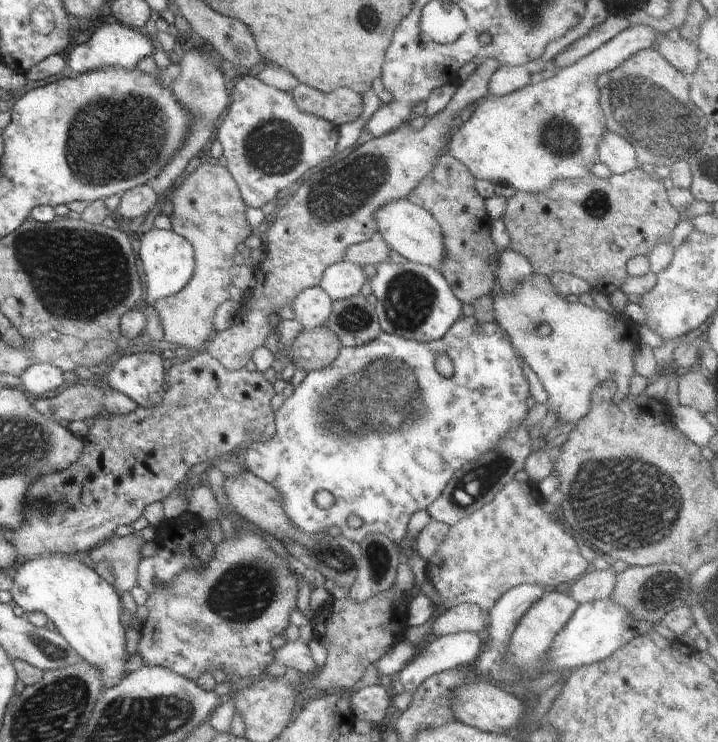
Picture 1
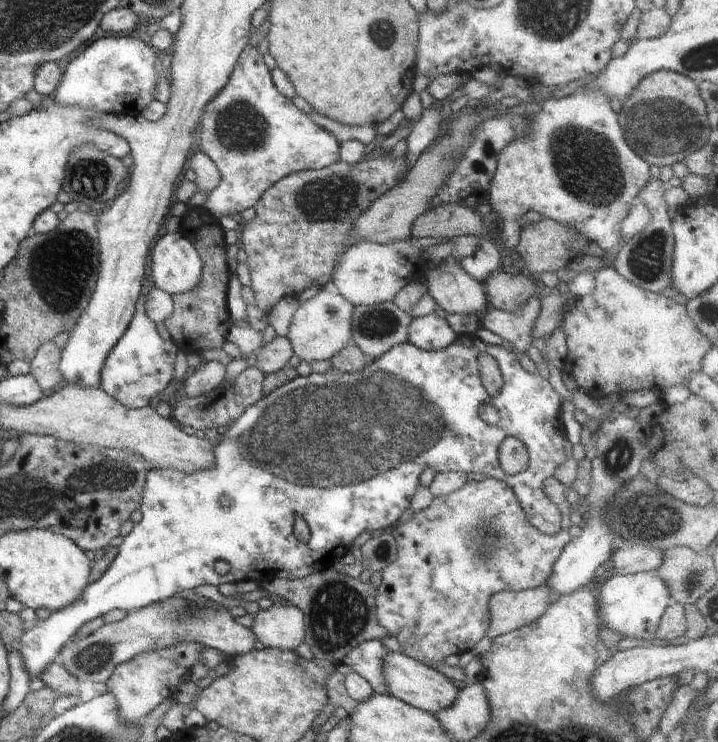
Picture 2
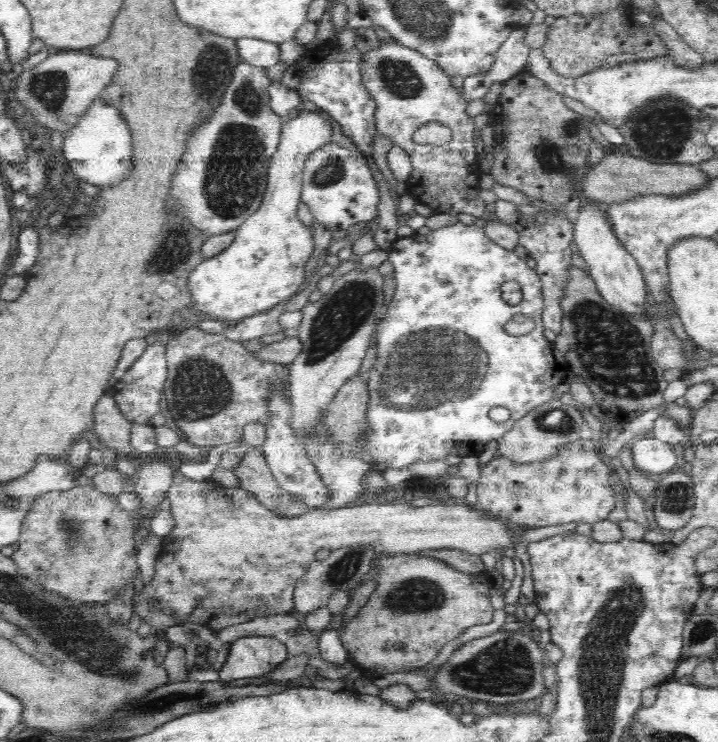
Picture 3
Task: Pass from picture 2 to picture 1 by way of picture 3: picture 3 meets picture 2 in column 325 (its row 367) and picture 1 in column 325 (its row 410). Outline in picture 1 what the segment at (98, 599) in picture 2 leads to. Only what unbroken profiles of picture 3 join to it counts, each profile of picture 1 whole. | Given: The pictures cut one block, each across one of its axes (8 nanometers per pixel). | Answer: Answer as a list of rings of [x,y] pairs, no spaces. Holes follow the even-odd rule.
[[[462,315],[451,329],[437,341],[415,341],[398,335],[388,334],[380,331],[379,335],[370,342],[355,347],[340,347],[339,355],[336,360],[326,368],[313,370],[306,373],[302,382],[295,388],[290,398],[285,398],[284,404],[276,412],[276,432],[274,436],[267,441],[254,441],[247,445],[244,454],[241,454],[241,461],[247,467],[248,471],[254,473],[258,478],[264,479],[272,486],[275,486],[281,494],[283,500],[283,509],[286,511],[287,519],[292,521],[303,533],[313,535],[314,533],[325,533],[331,530],[332,524],[342,526],[342,534],[350,540],[356,540],[357,543],[364,538],[369,532],[384,533],[392,542],[399,543],[407,531],[410,517],[418,511],[425,511],[440,494],[443,493],[444,487],[448,484],[450,477],[461,467],[469,462],[475,461],[478,457],[490,452],[496,445],[501,442],[503,437],[509,434],[511,429],[516,429],[525,422],[529,407],[526,400],[530,395],[529,382],[524,375],[524,370],[518,361],[518,355],[515,348],[510,342],[509,336],[502,330],[501,326],[495,321],[489,323],[480,323],[474,315]],[[482,325],[482,332],[476,334],[474,328]],[[440,352],[446,352],[454,364],[454,373],[449,378],[441,376],[434,367],[436,356]],[[364,398],[364,400],[362,400]],[[370,400],[370,402],[368,402]],[[372,400],[380,400],[372,402]],[[372,404],[372,406],[368,406]],[[406,416],[406,420],[404,420]],[[404,420],[404,422],[402,422]],[[384,422],[384,424],[382,424]],[[388,424],[398,424],[400,426],[392,428]],[[358,428],[358,430],[356,430]],[[356,430],[356,432],[354,432]],[[318,490],[328,490],[334,496],[334,504],[328,510],[320,510],[314,504],[314,494]],[[356,514],[358,518],[363,520],[363,525],[358,528],[350,528],[348,526],[348,516]]]

